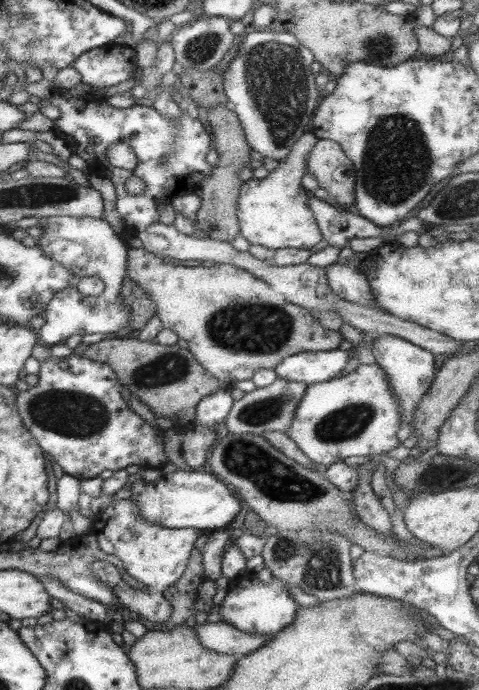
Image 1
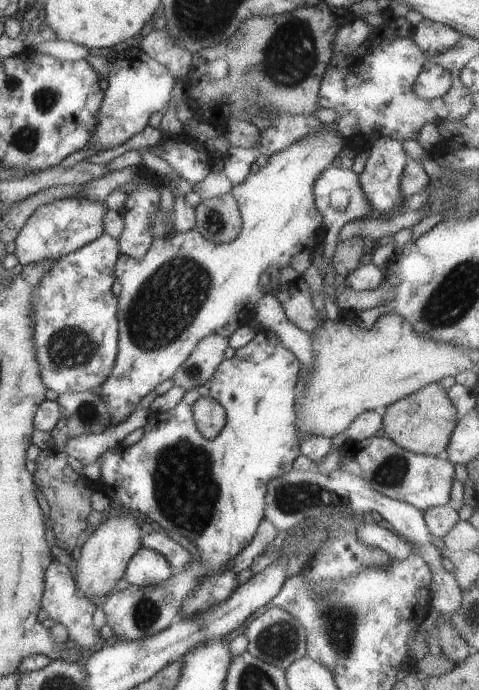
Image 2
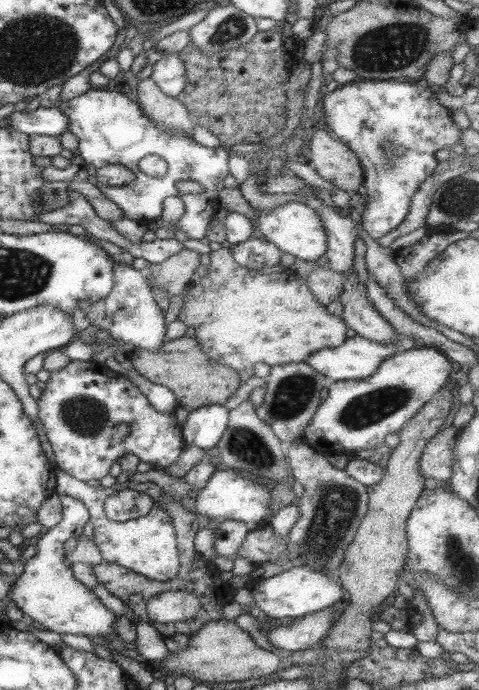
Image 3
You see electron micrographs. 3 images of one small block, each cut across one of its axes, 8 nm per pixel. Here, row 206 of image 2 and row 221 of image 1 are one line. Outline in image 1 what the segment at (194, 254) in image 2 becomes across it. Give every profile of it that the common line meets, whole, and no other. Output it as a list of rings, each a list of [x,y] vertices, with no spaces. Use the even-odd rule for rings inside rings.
[[[308,130],[291,147],[289,157],[269,172],[266,178],[252,178],[242,182],[237,198],[237,217],[241,235],[251,245],[259,244],[272,250],[311,249],[325,239],[313,210],[309,207],[306,190],[301,183],[301,178],[307,172],[307,156],[316,146],[318,139]]]

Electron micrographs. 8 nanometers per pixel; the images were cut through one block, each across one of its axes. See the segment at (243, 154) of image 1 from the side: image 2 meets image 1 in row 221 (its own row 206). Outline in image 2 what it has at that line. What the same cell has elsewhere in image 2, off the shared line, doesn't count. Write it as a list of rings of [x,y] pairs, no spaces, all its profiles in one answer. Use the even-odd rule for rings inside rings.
[[[231,192],[203,199],[195,208],[195,216],[200,234],[219,245],[236,240],[242,230],[239,204]]]

